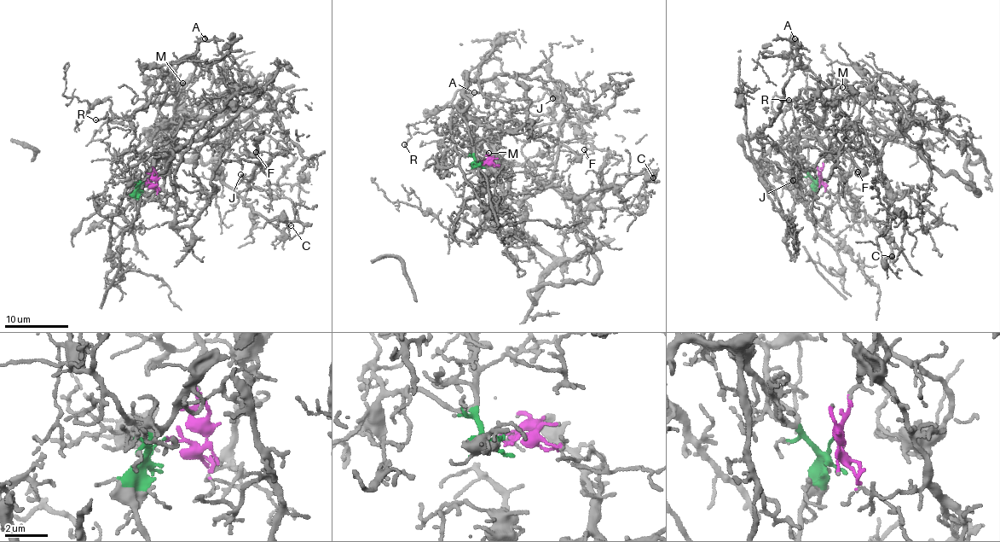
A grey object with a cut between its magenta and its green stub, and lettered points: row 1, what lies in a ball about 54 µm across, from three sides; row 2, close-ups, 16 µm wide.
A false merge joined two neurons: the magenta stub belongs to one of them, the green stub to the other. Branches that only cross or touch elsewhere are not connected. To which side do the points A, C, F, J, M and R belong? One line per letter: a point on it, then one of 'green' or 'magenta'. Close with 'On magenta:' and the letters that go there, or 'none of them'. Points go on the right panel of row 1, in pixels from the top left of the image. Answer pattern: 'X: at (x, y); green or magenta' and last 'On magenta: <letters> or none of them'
A: at (794, 38); magenta
C: at (892, 256); magenta
F: at (858, 171); magenta
J: at (793, 180); green
M: at (842, 87); magenta
R: at (789, 100); magenta
On magenta: A, C, F, M, R

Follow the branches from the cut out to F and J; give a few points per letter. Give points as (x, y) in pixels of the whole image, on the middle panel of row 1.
F: (481, 164), (472, 150), (522, 201), (548, 185), (560, 146), (584, 149)
J: (481, 162), (476, 127), (523, 124), (529, 103), (516, 74), (559, 82), (565, 98), (552, 99)

